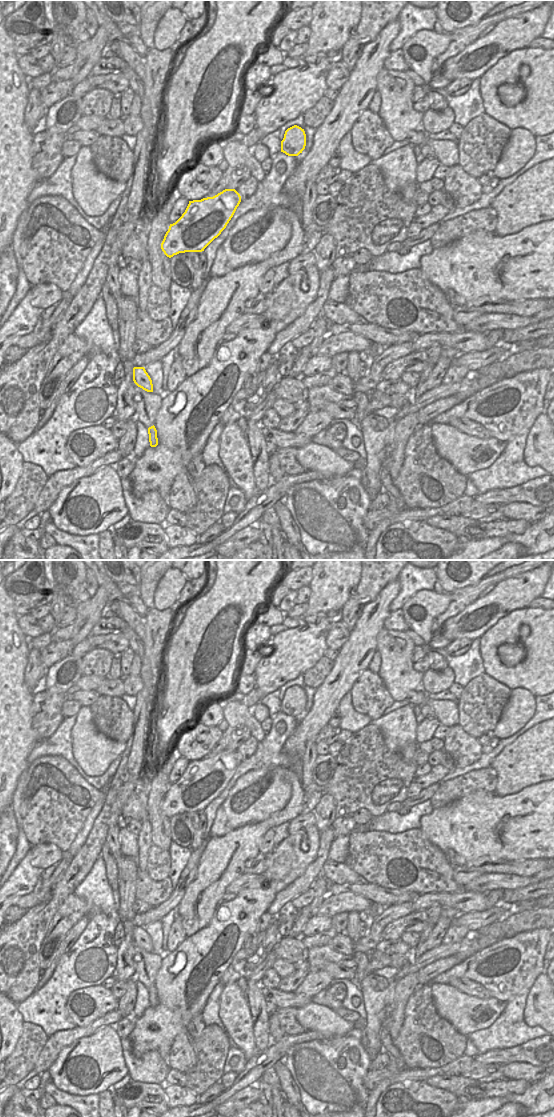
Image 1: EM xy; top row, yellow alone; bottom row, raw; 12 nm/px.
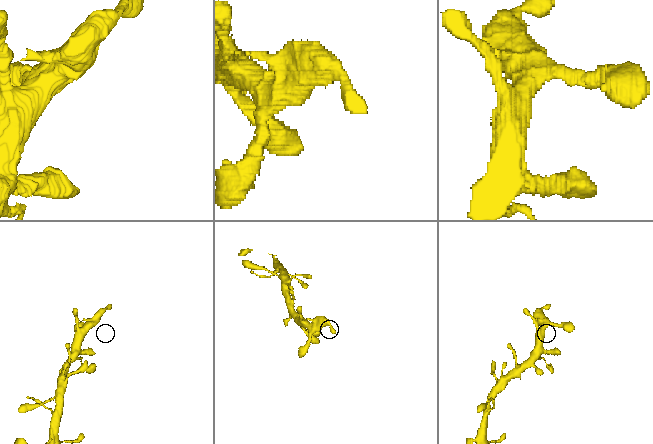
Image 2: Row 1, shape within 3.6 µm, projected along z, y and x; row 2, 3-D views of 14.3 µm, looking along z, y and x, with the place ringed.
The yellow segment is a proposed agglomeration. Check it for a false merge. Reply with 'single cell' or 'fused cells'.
single cell

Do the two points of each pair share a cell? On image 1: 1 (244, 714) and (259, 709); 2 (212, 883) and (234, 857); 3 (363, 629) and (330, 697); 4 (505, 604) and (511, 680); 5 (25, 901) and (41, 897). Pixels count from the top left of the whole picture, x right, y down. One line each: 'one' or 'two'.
1: two
2: one
3: one
4: two
5: one

